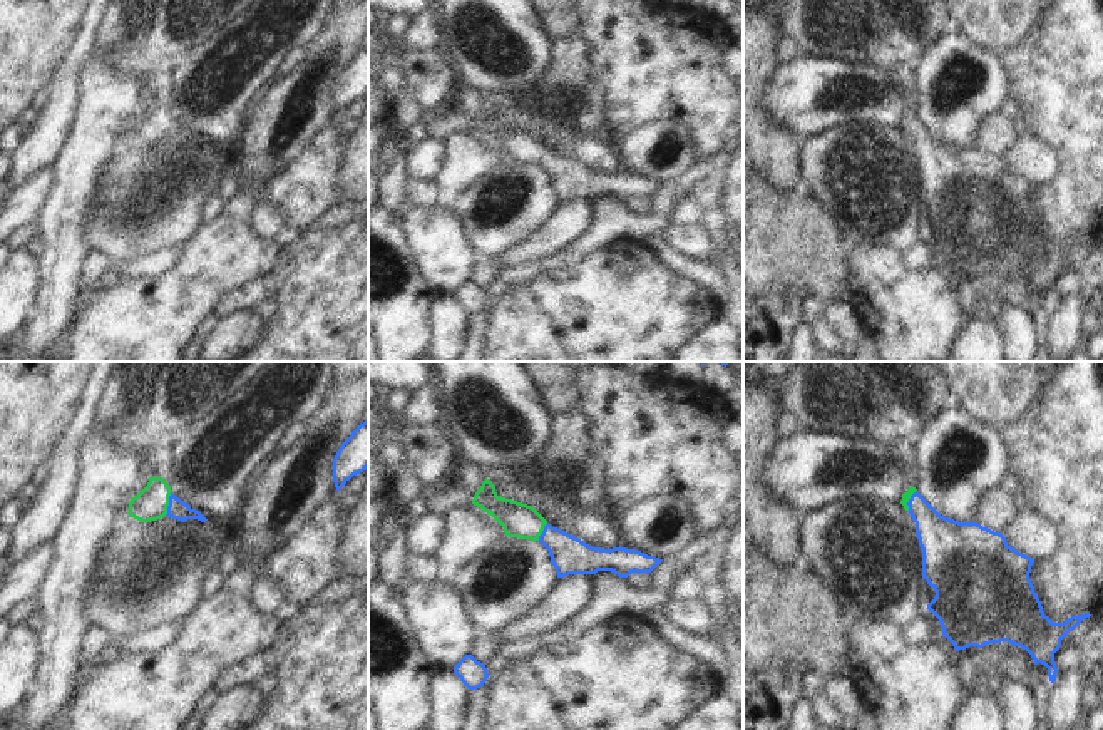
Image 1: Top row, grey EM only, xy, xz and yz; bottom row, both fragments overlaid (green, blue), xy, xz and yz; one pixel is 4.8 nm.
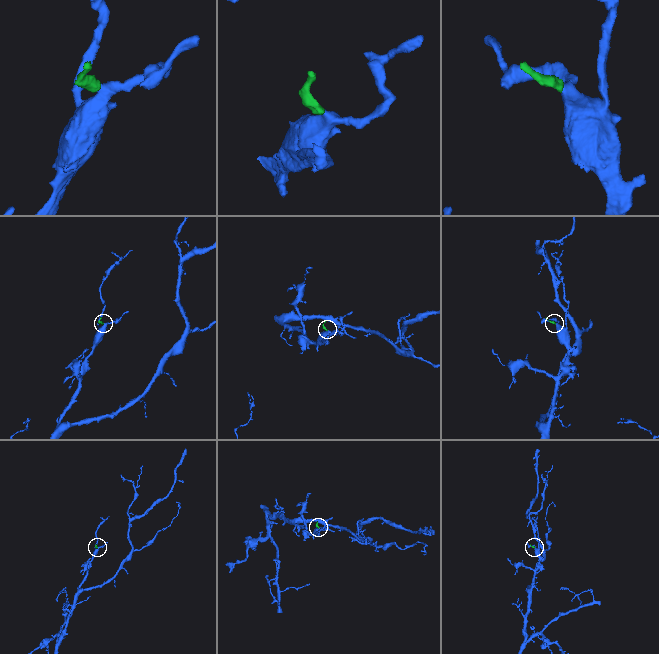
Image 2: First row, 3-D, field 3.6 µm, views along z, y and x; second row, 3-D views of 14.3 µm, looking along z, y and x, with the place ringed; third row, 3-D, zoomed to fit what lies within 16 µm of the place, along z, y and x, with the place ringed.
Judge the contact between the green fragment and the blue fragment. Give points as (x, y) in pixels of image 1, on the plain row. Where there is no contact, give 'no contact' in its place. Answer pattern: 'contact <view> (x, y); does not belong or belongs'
contact xy (168, 129); belongs

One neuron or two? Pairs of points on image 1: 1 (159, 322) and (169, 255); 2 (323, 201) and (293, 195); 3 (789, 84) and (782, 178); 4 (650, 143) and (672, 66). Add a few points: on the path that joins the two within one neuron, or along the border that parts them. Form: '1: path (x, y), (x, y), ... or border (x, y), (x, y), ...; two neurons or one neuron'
1: border (183, 245), (166, 270), (129, 278); two neurons
2: path (317, 201), (300, 195); one neuron
3: border (767, 91), (767, 106), (800, 143); two neurons
4: border (620, 136), (658, 119), (677, 119), (693, 136); two neurons

